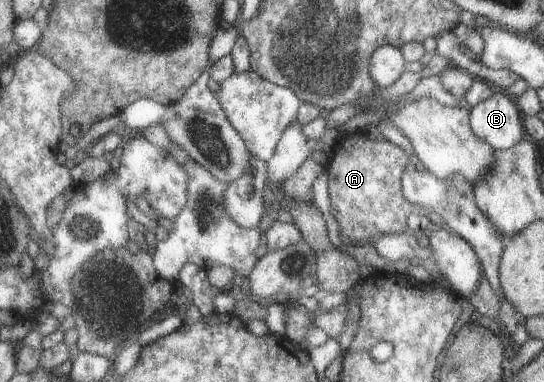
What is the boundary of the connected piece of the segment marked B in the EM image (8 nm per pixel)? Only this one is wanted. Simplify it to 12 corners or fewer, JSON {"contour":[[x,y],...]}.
{"contour":[[503,90],[468,108],[468,125],[492,150],[526,137]]}

